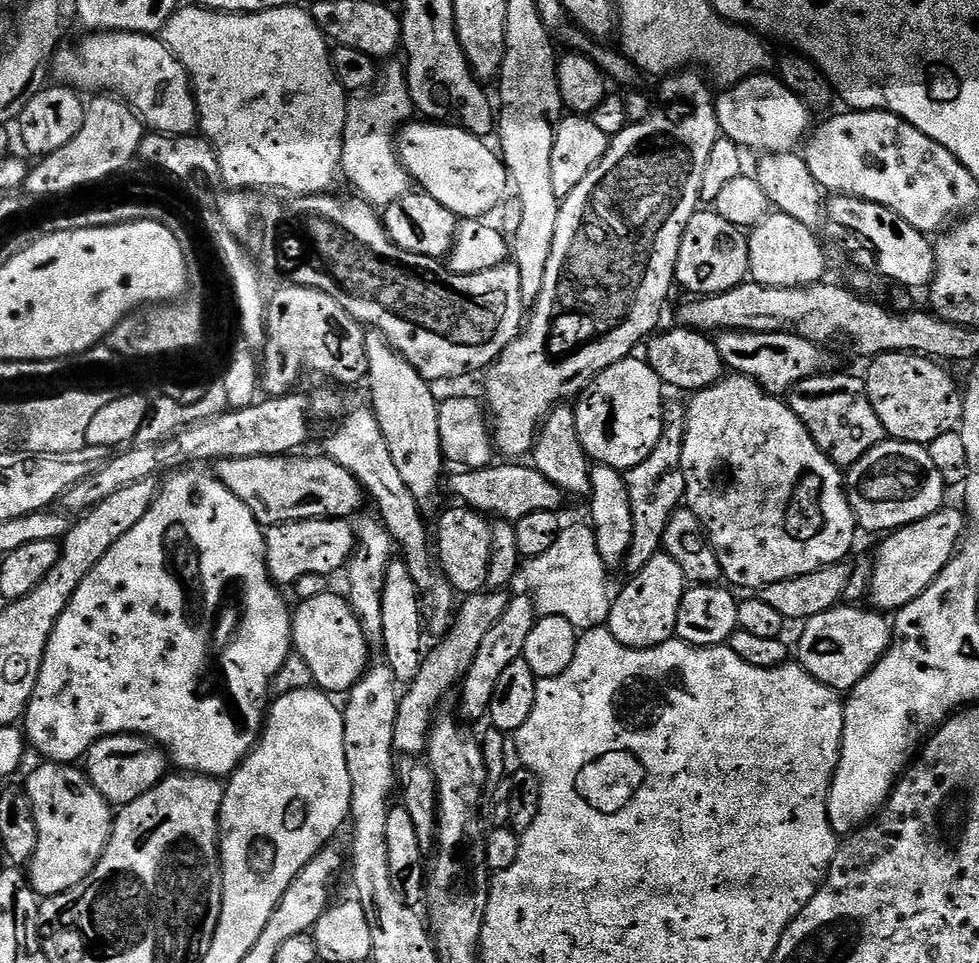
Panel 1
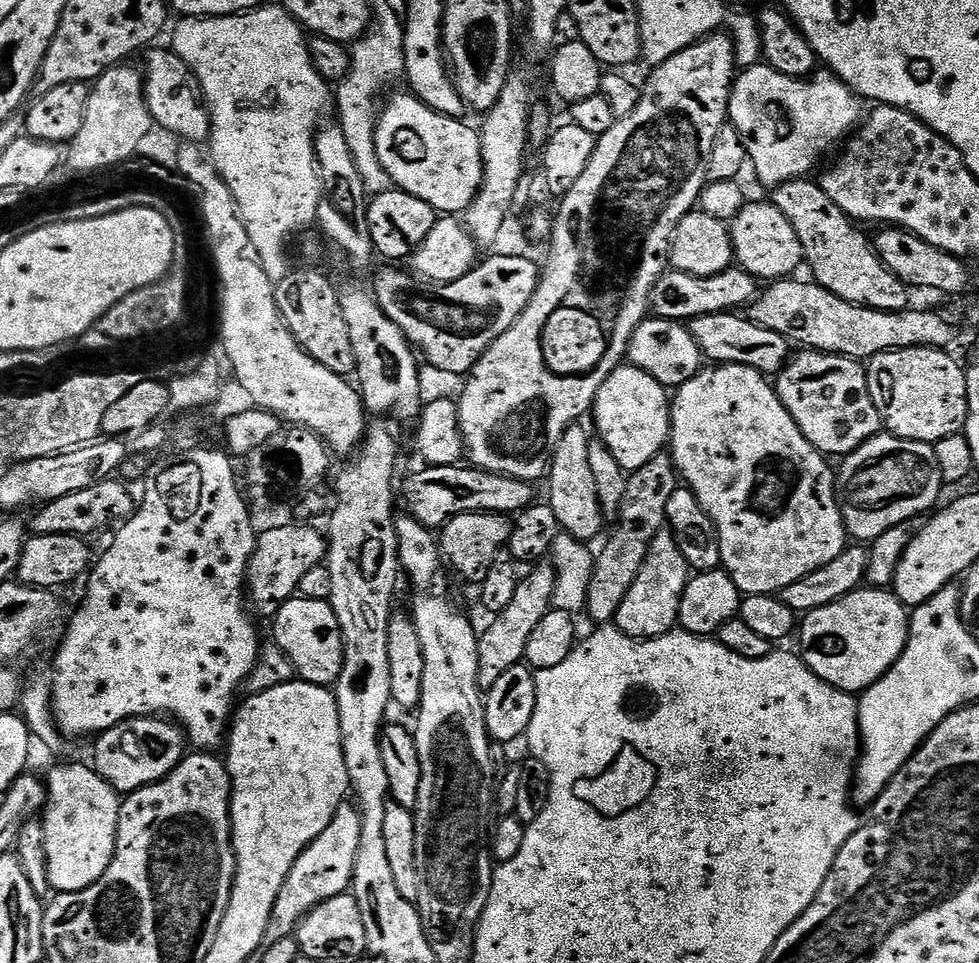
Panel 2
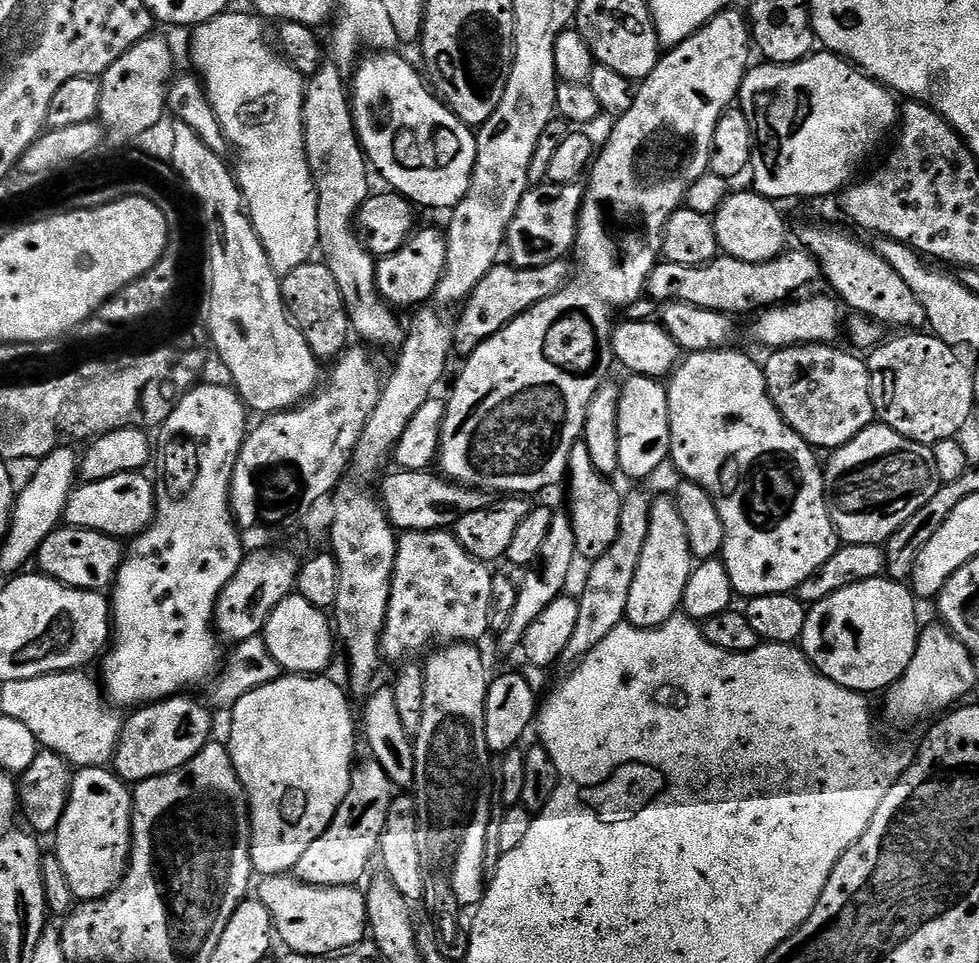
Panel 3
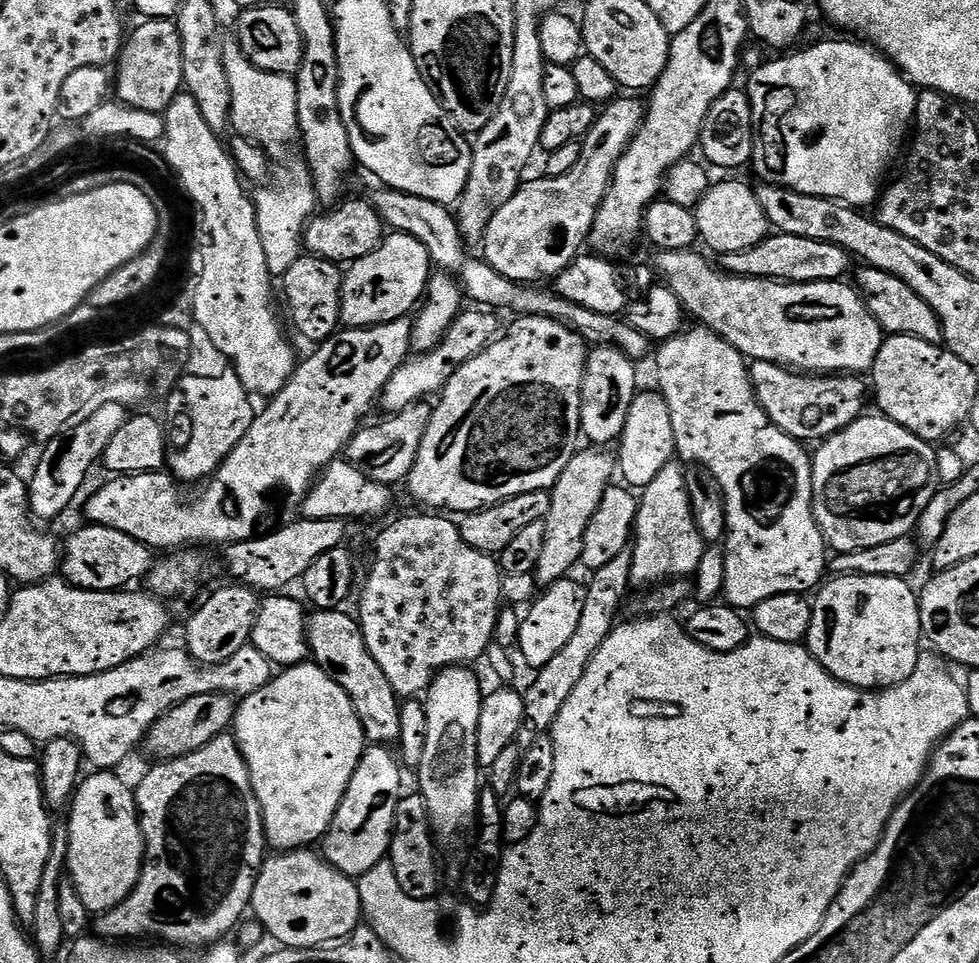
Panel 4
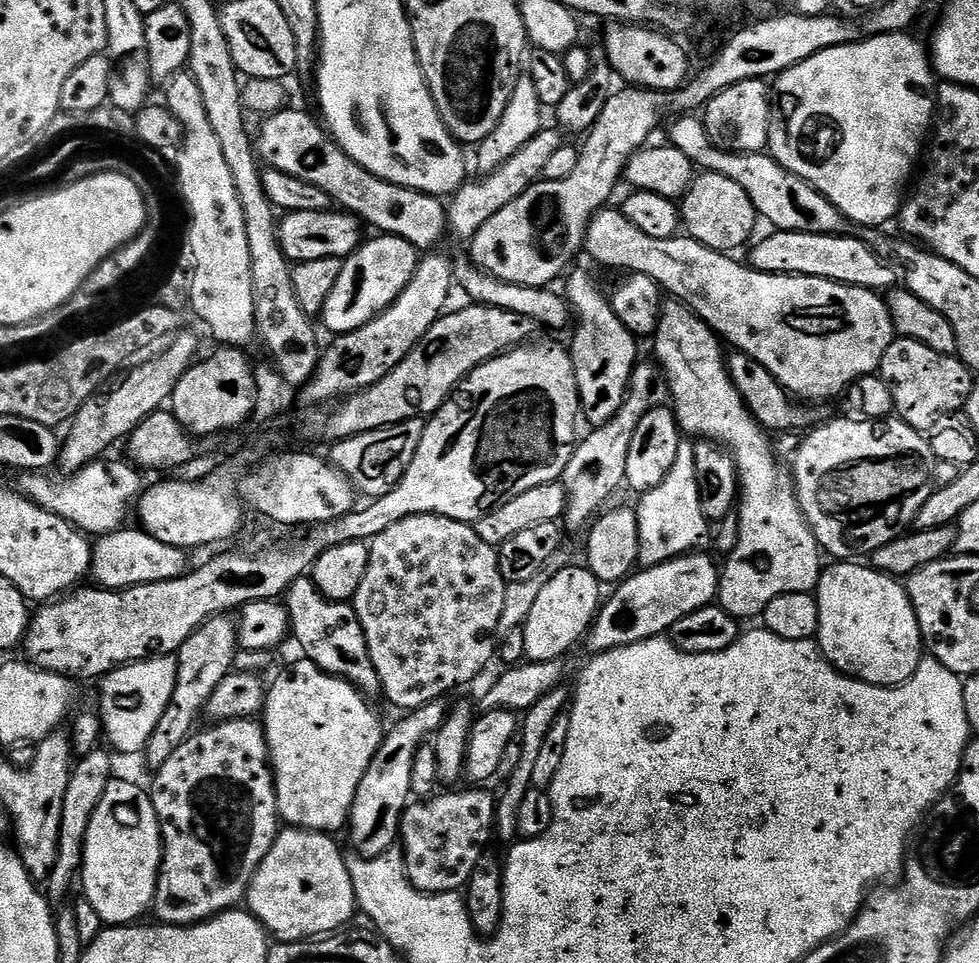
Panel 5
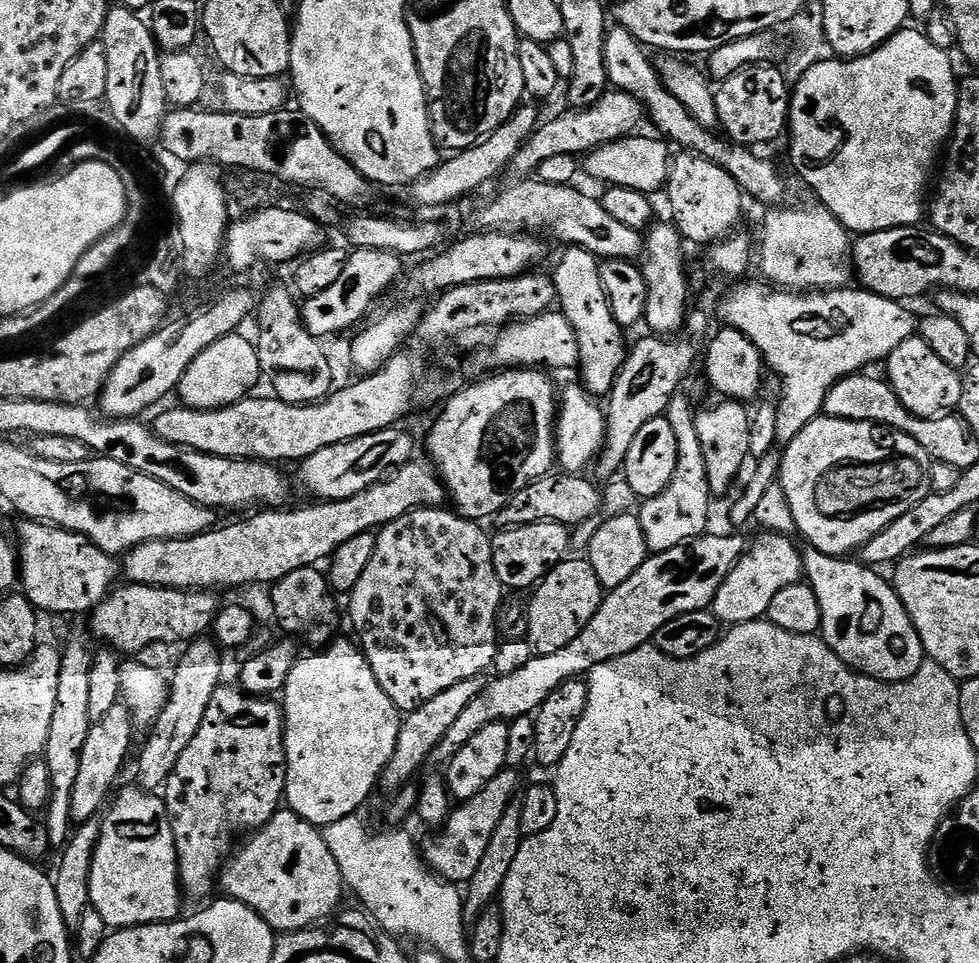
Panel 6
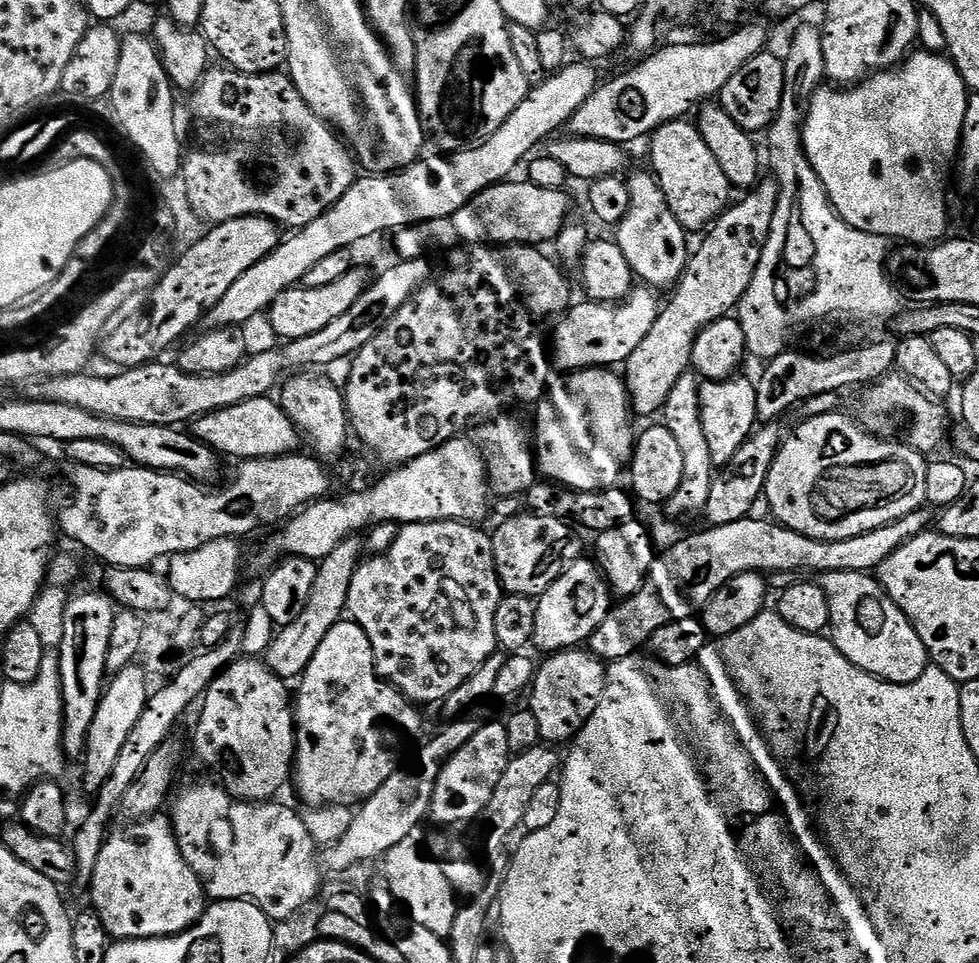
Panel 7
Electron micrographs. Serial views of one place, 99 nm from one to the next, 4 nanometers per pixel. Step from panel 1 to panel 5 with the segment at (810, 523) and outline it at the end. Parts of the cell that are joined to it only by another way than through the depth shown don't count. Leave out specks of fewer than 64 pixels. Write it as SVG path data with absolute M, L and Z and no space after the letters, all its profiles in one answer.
M668 298L663 301L660 309L660 321L654 333L655 340L657 356L655 359L668 379L670 407L676 414L676 422L680 425L681 433L688 438L712 440L723 446L735 462L736 471L740 473L738 546L734 546L734 550L727 553L725 560L728 561L722 564L718 593L719 607L737 618L759 617L765 606L774 598L778 598L778 594L812 592L820 582L822 571L820 543L816 541L816 535L812 533L812 527L804 517L804 511L800 509L793 473L789 469L787 472L783 468L785 465L777 459L769 433L757 424L730 378L726 352L720 349L722 347L720 337L709 328L706 321L695 316L681 300Z

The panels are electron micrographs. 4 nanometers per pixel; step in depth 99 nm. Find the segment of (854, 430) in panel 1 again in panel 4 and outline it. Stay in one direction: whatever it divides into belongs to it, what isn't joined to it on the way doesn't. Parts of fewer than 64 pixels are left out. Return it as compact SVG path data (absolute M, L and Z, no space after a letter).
M765 360L755 361L751 365L752 389L756 391L756 401L762 406L762 410L777 424L788 436L795 440L809 442L823 442L829 436L838 434L844 428L849 428L853 422L865 415L864 403L869 403L870 392L859 375L856 374L801 374L791 368L785 368L783 364L771 364Z

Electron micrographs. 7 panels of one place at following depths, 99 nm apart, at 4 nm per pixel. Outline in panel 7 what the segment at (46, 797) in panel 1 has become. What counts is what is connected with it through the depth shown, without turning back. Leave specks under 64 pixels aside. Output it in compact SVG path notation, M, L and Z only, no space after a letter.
M157 814L149 820L137 820L124 826L121 832L113 831L98 854L98 866L90 885L91 907L102 918L109 937L116 940L145 940L155 936L176 936L199 922L206 907L206 893L203 883L194 870L182 858L182 850L172 831L172 822L167 815Z

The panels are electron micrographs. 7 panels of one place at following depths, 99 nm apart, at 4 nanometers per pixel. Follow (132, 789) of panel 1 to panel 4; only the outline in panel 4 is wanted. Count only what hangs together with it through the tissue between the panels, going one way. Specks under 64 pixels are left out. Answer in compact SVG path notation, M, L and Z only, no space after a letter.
M226 692L198 694L184 700L167 712L165 716L154 722L146 737L146 748L157 761L173 760L179 756L190 754L216 736L225 735L233 727L236 719L237 701Z

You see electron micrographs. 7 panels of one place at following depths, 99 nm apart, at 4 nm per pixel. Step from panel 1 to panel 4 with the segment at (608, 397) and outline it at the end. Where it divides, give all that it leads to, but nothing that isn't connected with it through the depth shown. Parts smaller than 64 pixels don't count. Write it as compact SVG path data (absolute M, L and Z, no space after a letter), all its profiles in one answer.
M644 390L637 391L636 397L634 398L634 402L630 406L630 414L626 414L626 426L622 430L622 434L620 435L618 441L618 449L620 448L620 452L618 451L618 472L622 477L624 475L623 483L625 485L631 486L636 490L643 490L646 485L650 482L654 482L654 478L658 478L658 474L662 469L665 468L666 465L673 463L674 457L676 456L676 443L674 442L674 422L670 422L670 406L666 406L666 398L659 391L653 390L653 392L644 392Z

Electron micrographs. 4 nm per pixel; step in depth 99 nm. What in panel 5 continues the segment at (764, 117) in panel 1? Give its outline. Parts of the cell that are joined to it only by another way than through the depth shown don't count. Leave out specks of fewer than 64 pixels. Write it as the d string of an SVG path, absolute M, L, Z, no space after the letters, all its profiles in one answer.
M891 32L881 36L870 36L861 38L854 44L827 48L802 62L798 62L798 66L790 66L790 70L786 70L775 77L770 88L772 117L770 118L770 138L768 139L767 151L786 170L790 170L795 176L802 178L807 184L819 190L853 225L884 224L887 220L895 221L900 205L904 202L906 189L913 179L912 167L915 166L916 159L918 159L918 164L922 153L925 151L926 141L929 139L936 118L937 83L938 77L932 66L929 49L925 45L923 48L908 32Z

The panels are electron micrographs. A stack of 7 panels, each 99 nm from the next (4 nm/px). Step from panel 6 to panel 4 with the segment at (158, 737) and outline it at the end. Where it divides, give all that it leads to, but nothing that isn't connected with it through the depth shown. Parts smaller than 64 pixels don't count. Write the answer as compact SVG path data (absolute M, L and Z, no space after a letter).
M228 582L225 588L210 593L205 598L204 605L188 620L188 629L184 632L188 639L188 653L203 665L221 664L234 658L234 654L238 654L238 650L242 650L242 646L251 641L254 622L258 622L261 599L261 593L257 589L239 582Z

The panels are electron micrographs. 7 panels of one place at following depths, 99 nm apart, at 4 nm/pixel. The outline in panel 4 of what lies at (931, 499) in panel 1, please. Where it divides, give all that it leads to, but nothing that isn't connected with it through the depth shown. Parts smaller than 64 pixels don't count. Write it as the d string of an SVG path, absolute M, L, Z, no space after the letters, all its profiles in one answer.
M865 414L838 434L829 436L812 456L812 509L825 541L833 553L866 550L909 535L922 510L938 490L936 448L883 414Z

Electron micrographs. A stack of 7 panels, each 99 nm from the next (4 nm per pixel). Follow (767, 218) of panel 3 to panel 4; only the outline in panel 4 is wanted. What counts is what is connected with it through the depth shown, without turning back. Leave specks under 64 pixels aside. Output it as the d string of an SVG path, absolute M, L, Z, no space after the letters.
M724 180L721 184L713 183L694 211L696 225L700 231L699 239L702 244L704 240L709 253L723 254L750 250L770 235L768 219L758 202L755 187L751 183L743 184L740 180Z

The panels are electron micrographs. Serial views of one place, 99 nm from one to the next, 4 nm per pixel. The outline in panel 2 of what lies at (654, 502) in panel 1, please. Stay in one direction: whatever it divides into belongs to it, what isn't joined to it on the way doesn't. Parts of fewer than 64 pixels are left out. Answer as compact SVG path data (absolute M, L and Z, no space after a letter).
M671 455L655 456L646 466L629 475L626 482L626 496L622 498L620 514L615 521L616 529L608 540L608 545L601 552L595 553L596 565L588 587L588 606L586 616L593 620L593 625L604 626L615 621L618 606L622 606L622 598L634 586L634 578L638 578L638 570L642 570L642 562L646 562L646 554L650 550L650 542L659 532L666 528L666 505L670 503L670 494L678 487L678 473Z

